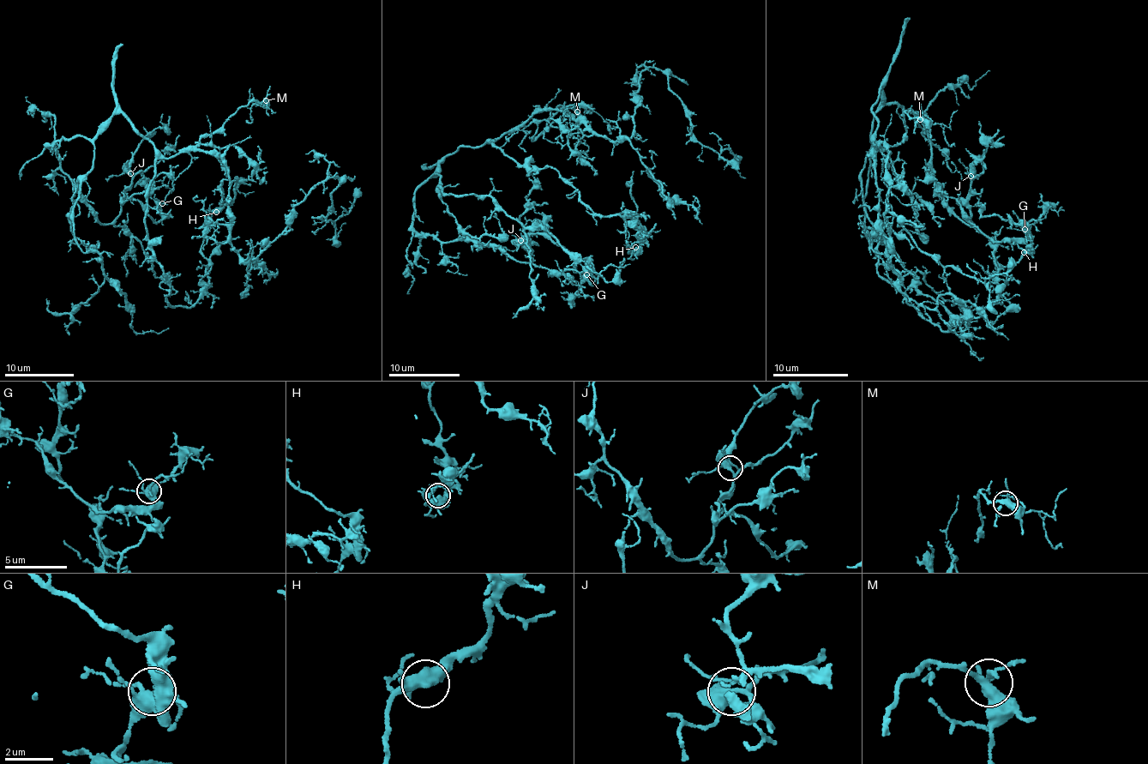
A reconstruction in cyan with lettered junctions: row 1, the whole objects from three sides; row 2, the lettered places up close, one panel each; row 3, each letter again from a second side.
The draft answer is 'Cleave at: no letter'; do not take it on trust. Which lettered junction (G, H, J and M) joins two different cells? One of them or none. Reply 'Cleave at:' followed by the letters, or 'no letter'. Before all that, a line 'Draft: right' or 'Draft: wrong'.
Draft: right
Cleave at: no letter

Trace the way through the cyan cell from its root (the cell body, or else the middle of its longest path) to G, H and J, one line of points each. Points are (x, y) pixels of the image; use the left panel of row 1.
G: (164, 155), (120, 114), (92, 139), (49, 144), (98, 221), (111, 223), (135, 198), (159, 221), (162, 203)
H: (164, 155), (145, 225), (171, 307), (192, 306), (207, 285), (209, 260), (201, 249), (207, 217), (216, 212)
J: (164, 155), (120, 114), (92, 139), (63, 137), (49, 144), (75, 190), (103, 224), (119, 214), (130, 172)

